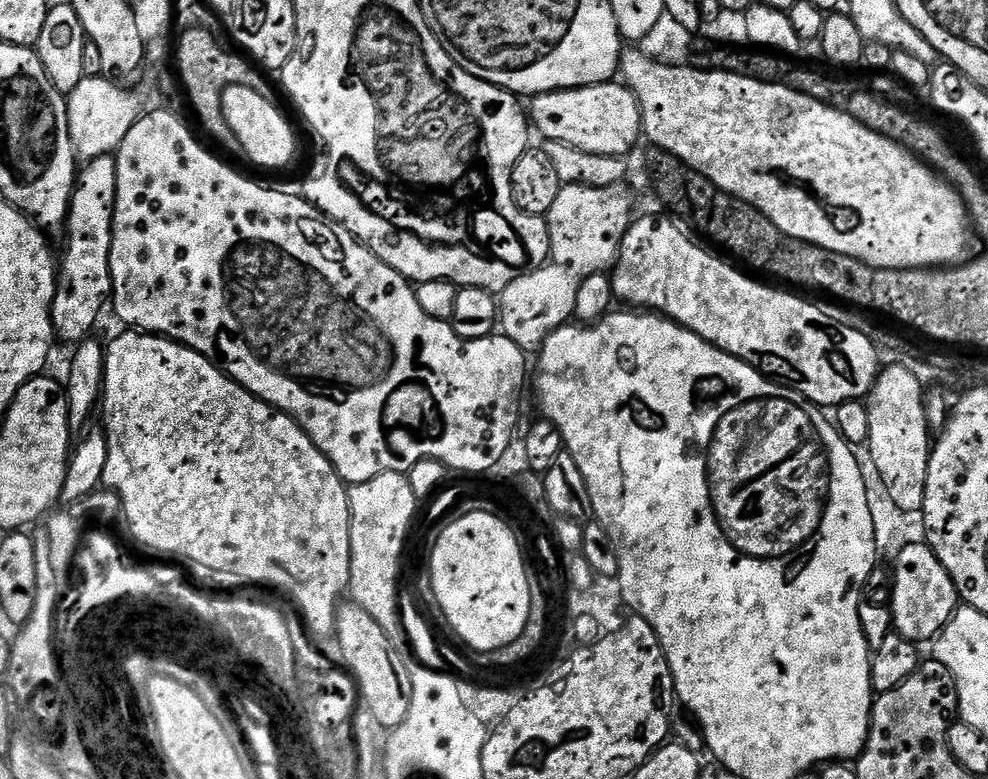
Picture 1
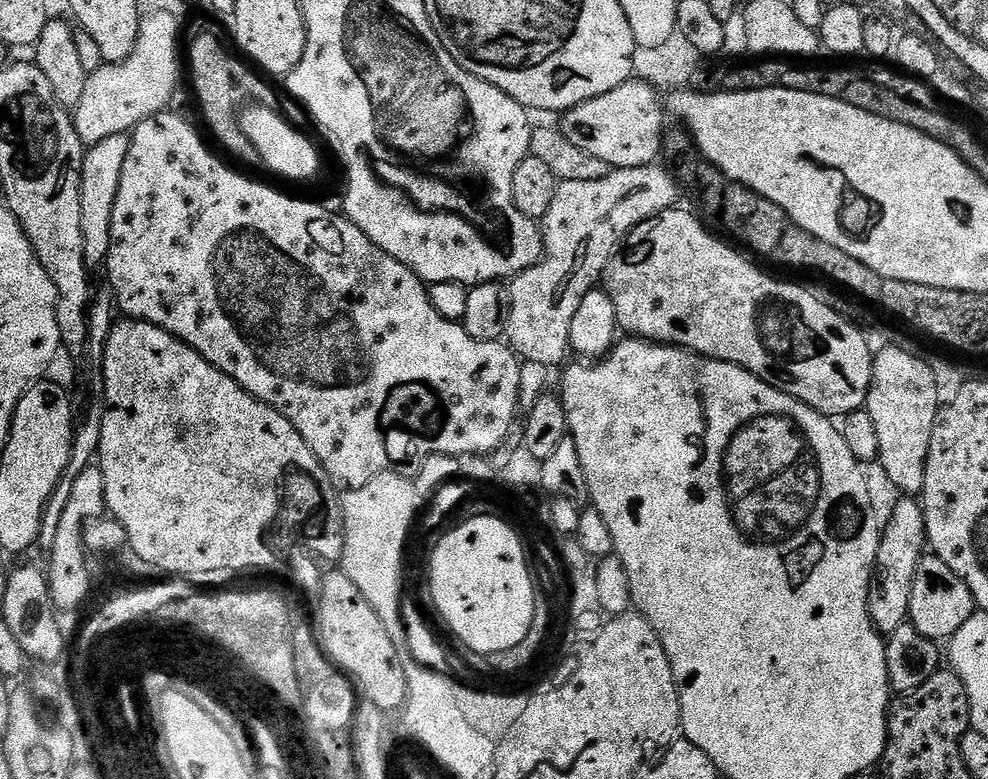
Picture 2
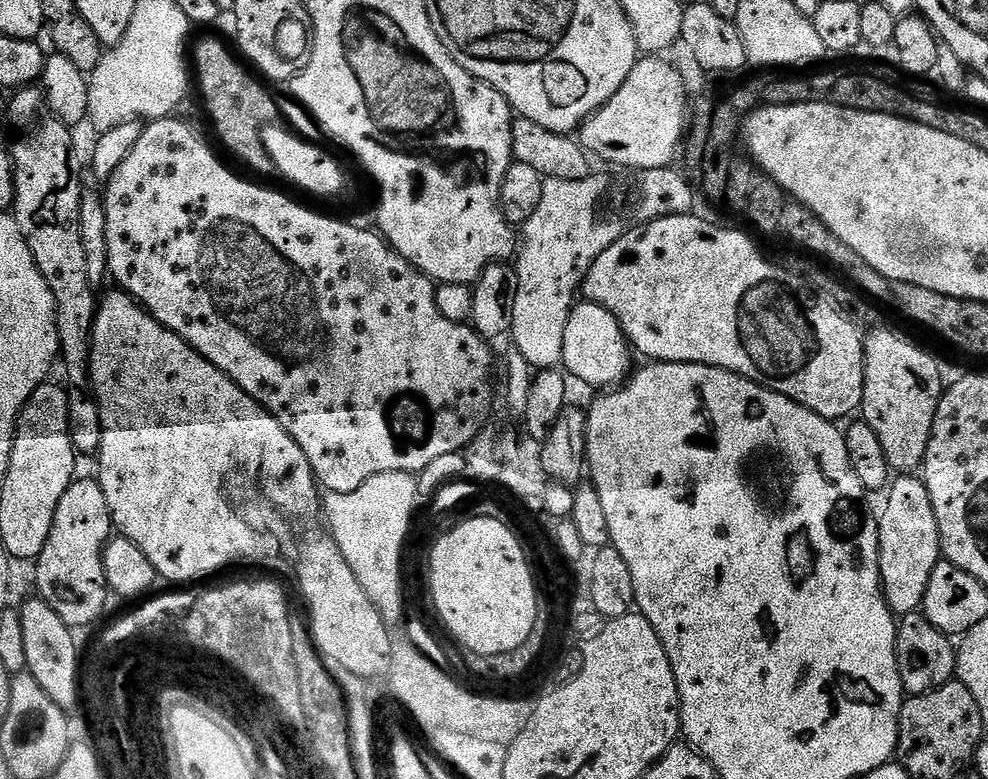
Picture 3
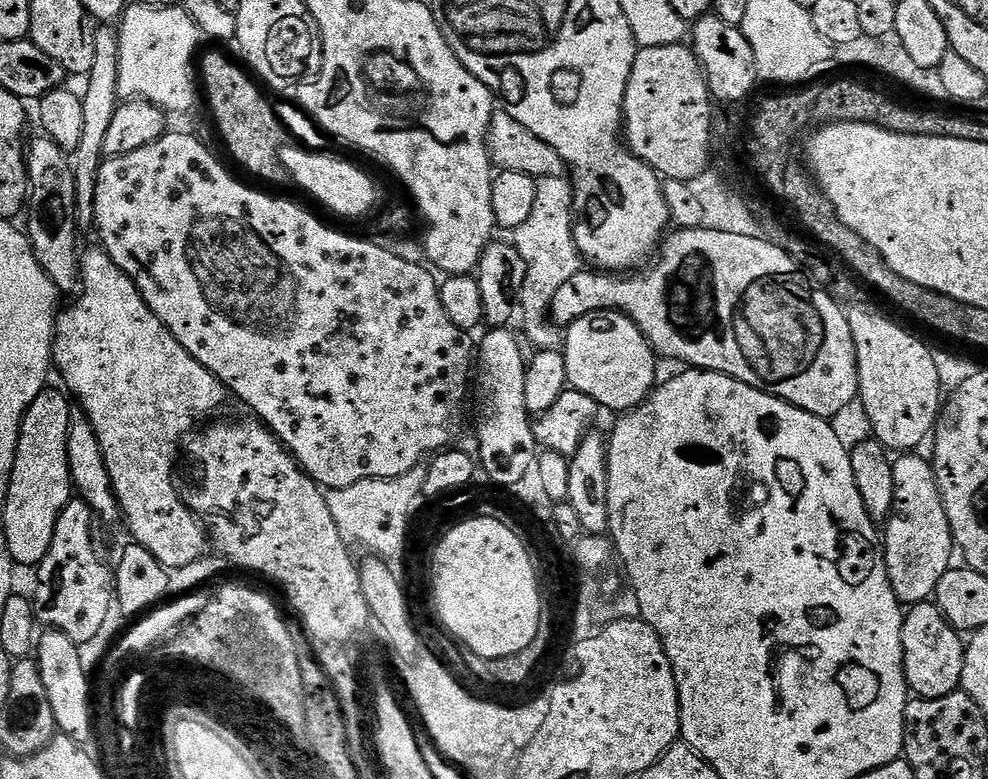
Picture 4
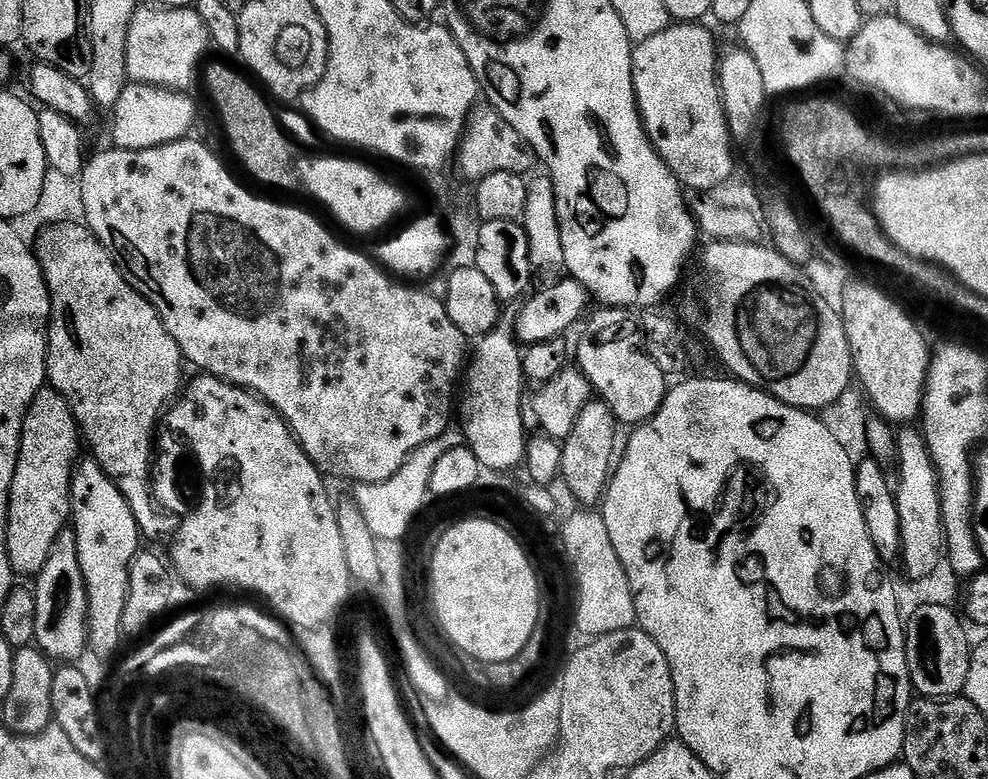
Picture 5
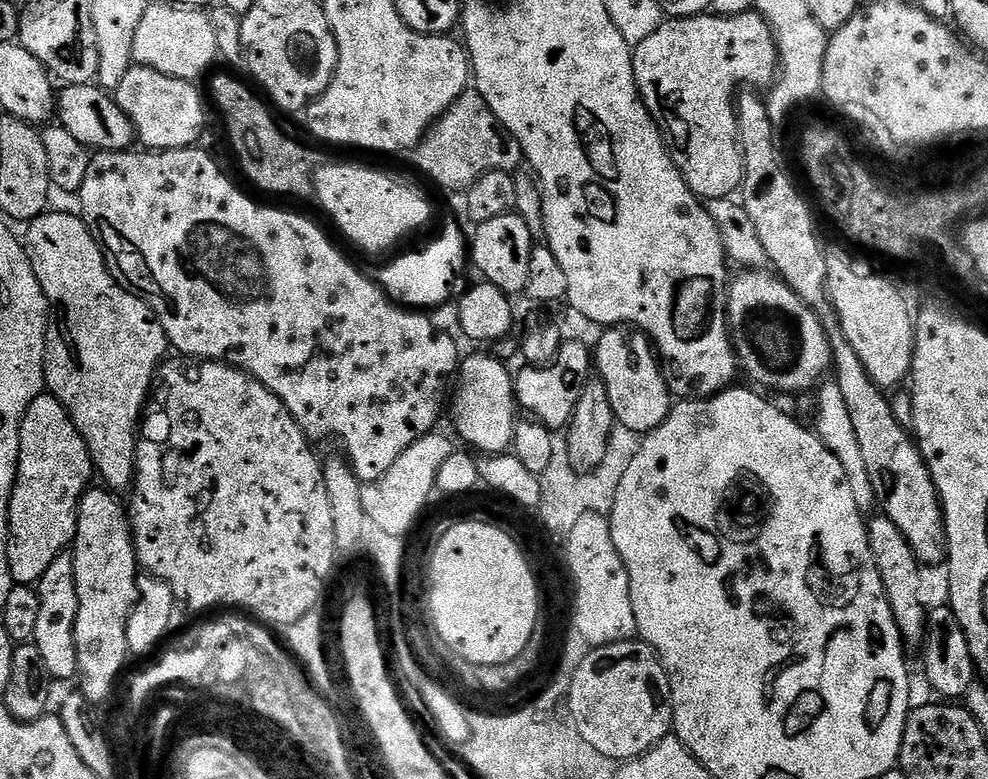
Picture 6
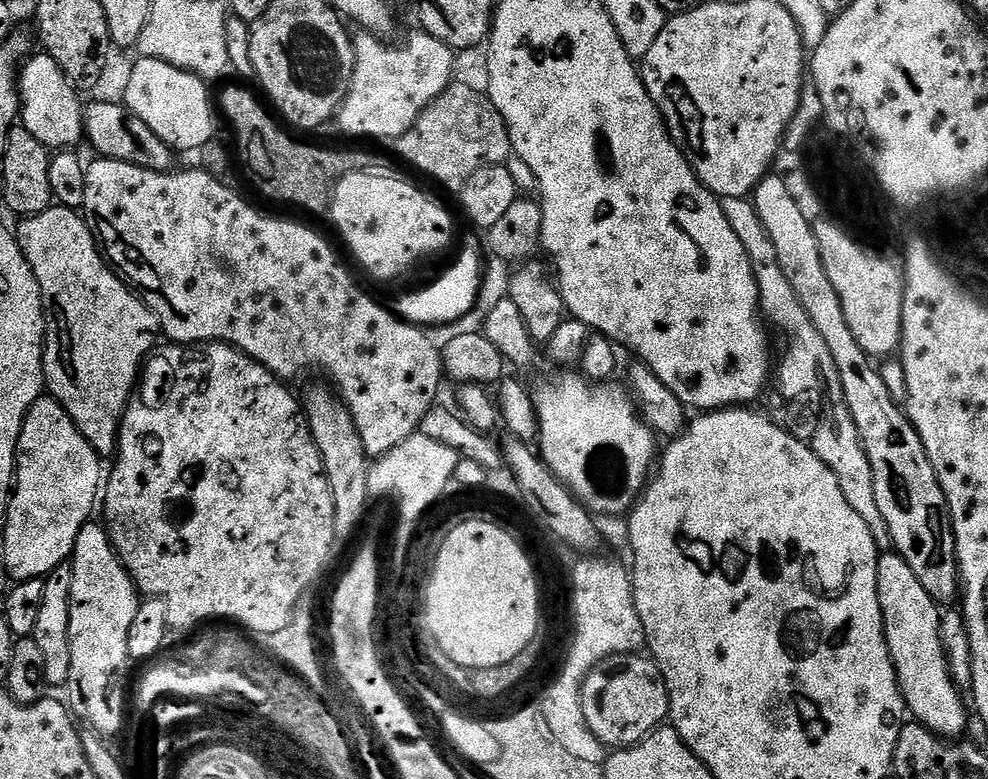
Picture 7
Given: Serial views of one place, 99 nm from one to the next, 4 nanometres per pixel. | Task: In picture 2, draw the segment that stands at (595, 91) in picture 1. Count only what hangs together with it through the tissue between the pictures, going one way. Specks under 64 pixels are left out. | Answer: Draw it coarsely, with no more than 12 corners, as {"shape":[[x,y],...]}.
{"shape":[[633,78],[558,127],[609,169],[655,165],[666,121]]}

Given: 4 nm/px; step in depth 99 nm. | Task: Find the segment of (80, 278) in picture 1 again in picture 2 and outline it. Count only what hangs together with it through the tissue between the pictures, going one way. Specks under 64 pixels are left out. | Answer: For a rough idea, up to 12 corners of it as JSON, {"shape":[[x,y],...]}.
{"shape":[[110,134],[85,151],[80,175],[84,261],[103,265],[114,198],[130,150]]}

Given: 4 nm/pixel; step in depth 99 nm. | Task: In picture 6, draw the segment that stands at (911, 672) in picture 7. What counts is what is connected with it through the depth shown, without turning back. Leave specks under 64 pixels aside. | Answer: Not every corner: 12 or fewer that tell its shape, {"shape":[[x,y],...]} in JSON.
{"shape":[[883,514],[868,541],[905,645],[926,640],[920,559]]}

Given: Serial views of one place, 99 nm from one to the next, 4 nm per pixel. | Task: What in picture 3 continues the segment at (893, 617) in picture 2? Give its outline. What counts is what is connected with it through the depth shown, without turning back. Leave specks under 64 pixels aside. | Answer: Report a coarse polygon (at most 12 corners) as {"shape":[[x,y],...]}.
{"shape":[[897,475],[878,512],[880,585],[921,611],[942,559],[934,502]]}

